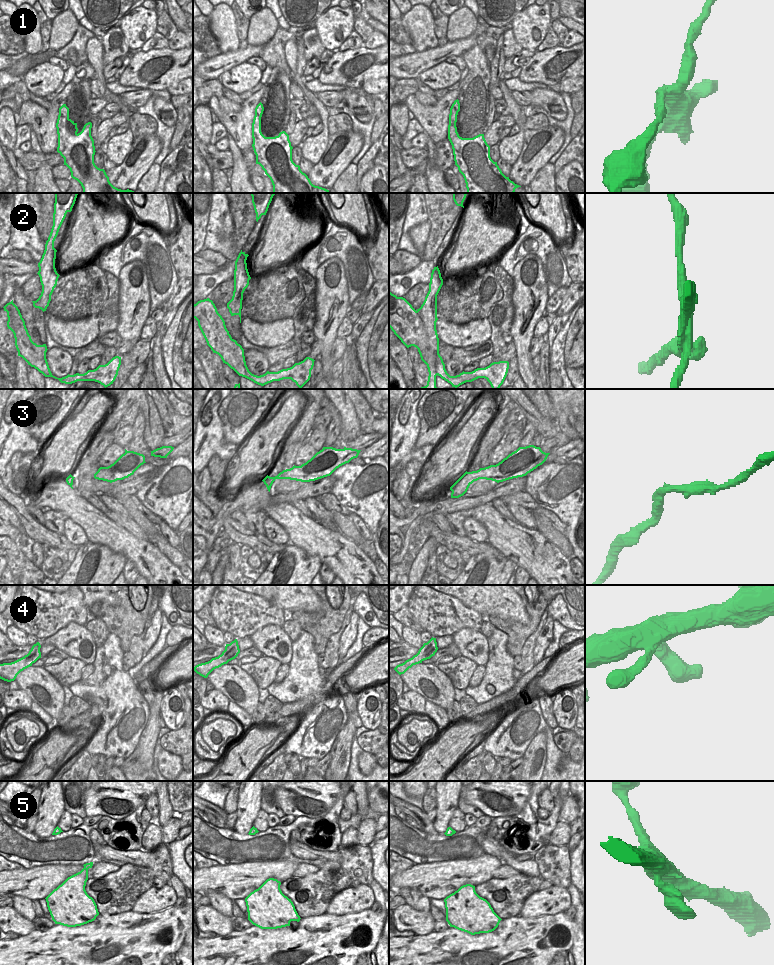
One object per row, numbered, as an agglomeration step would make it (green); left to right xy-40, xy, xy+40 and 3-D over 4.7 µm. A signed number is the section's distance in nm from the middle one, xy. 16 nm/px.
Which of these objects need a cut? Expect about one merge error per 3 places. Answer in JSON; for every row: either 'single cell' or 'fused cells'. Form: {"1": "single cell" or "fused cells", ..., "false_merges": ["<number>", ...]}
{"1": "single cell", "2": "fused cells", "3": "single cell", "4": "single cell", "5": "single cell", "false_merges": ["2"]}

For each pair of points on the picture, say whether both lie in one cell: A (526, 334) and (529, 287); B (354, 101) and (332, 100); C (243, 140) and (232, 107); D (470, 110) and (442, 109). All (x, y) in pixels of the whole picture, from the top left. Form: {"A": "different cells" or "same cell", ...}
{"A": "same cell", "B": "different cells", "C": "different cells", "D": "different cells"}

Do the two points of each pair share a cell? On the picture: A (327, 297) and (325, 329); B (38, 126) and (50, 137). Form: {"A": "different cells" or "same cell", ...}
{"A": "same cell", "B": "same cell"}

